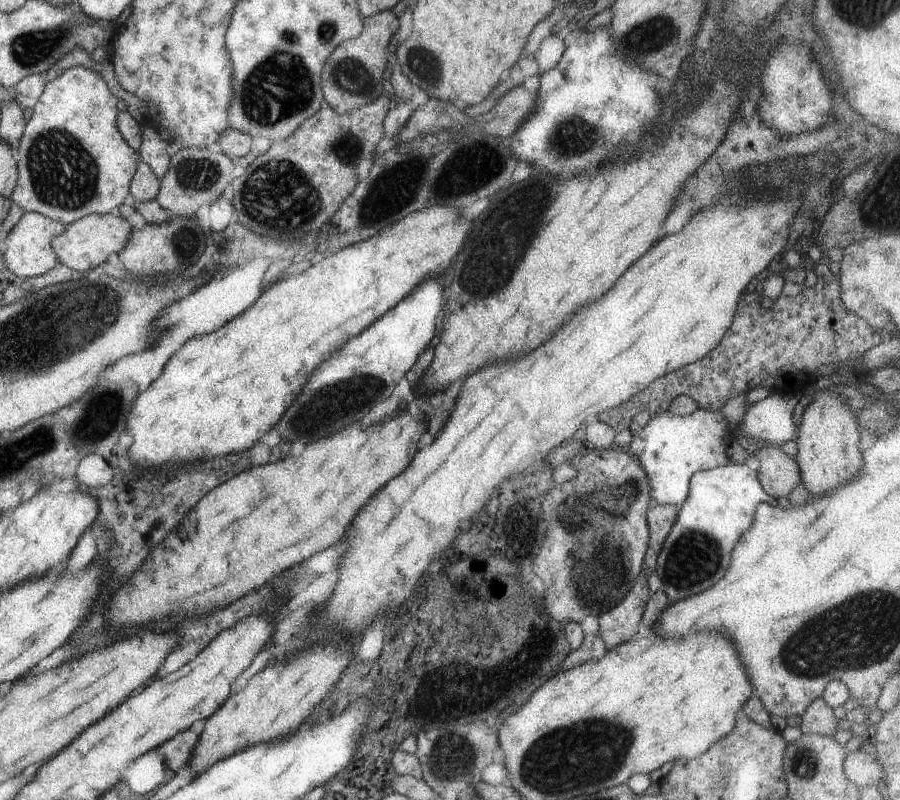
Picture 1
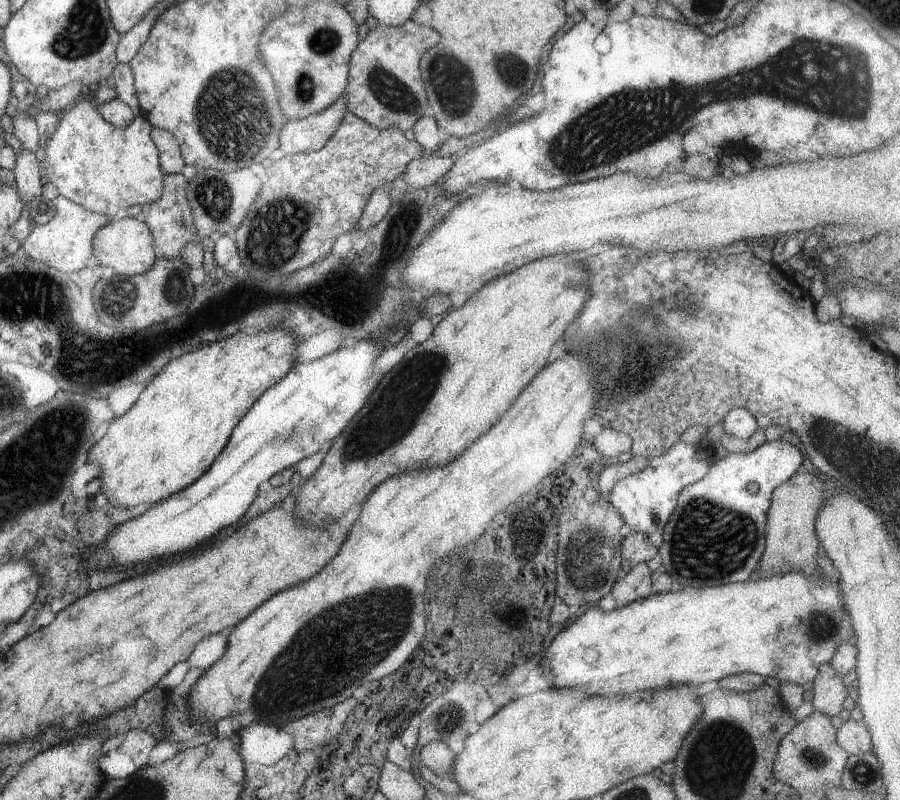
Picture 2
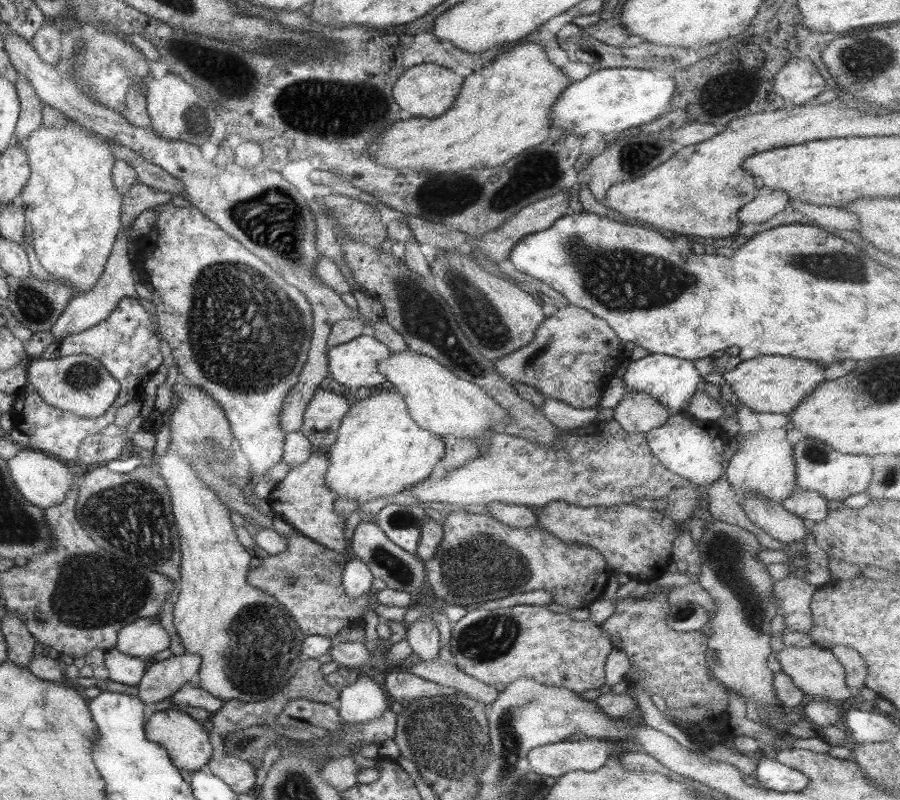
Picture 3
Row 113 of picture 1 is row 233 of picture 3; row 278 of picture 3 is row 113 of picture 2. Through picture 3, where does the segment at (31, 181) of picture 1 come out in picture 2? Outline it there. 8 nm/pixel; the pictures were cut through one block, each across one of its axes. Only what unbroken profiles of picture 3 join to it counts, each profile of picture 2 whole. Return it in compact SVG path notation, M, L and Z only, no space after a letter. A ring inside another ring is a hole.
M82 98L67 110L55 112L56 129L42 146L45 156L39 162L39 168L44 170L47 182L51 182L63 198L85 210L104 214L111 220L119 208L155 202L162 191L163 172L158 163L158 150L150 137L151 124L148 120L137 114L126 127L116 127L105 122L95 106L93 100Z

